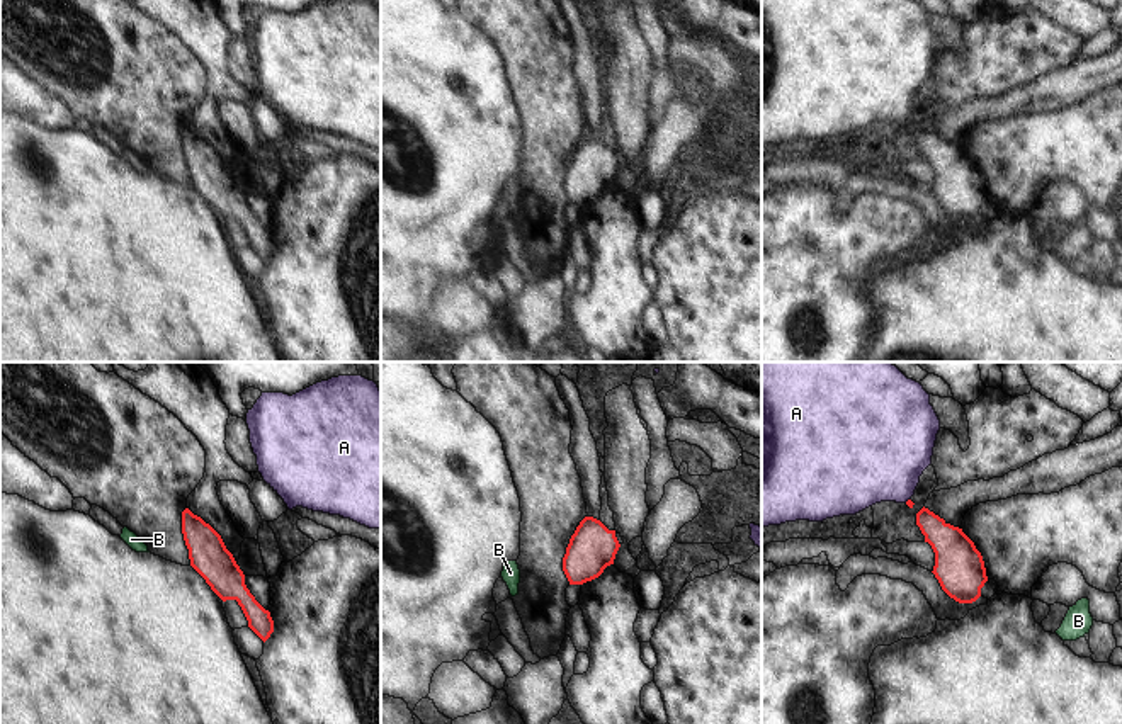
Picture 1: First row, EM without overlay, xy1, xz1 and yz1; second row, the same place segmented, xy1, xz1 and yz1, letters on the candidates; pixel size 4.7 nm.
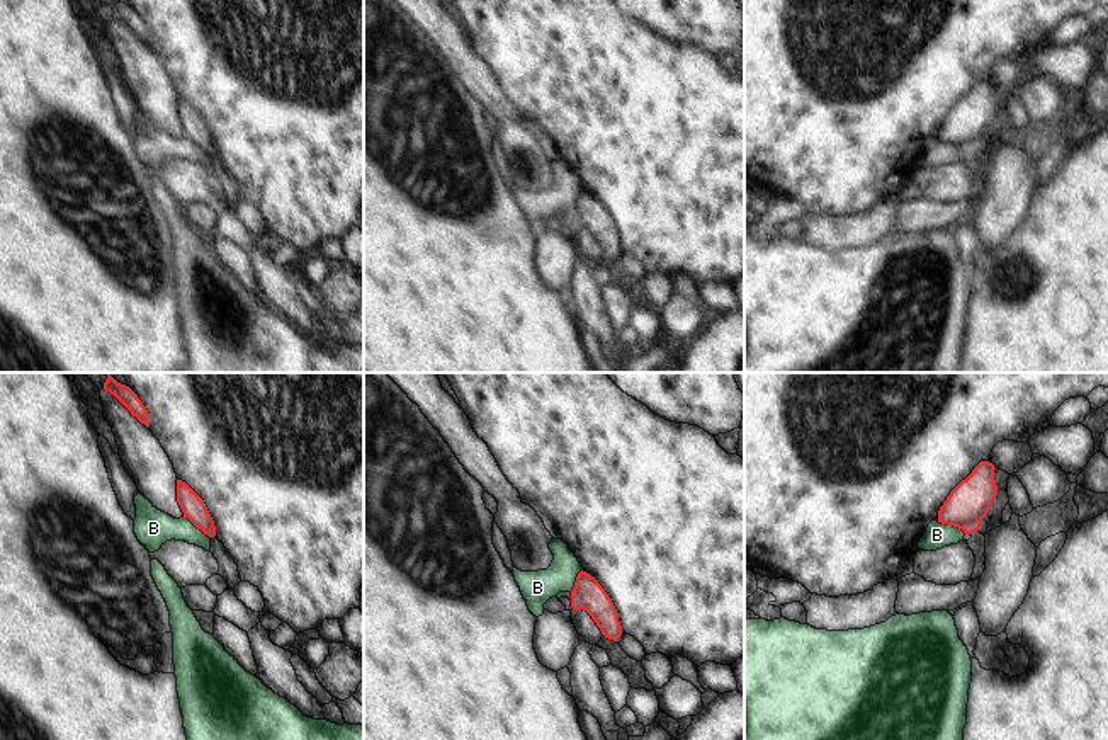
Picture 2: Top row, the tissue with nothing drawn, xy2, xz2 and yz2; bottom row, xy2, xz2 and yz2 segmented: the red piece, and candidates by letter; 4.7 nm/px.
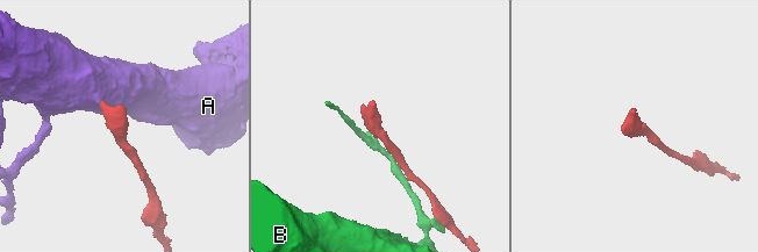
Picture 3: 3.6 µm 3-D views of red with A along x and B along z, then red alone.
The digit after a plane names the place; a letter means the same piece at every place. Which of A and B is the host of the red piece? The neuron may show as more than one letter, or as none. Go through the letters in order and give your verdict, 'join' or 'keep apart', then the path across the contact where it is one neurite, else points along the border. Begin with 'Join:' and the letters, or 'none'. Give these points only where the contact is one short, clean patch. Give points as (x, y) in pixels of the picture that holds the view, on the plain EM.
Join: A
A: join | across yz1 (910, 123), (908, 119), (879, 75)
B: keep apart | along yz2 (937, 138), (966, 152)

